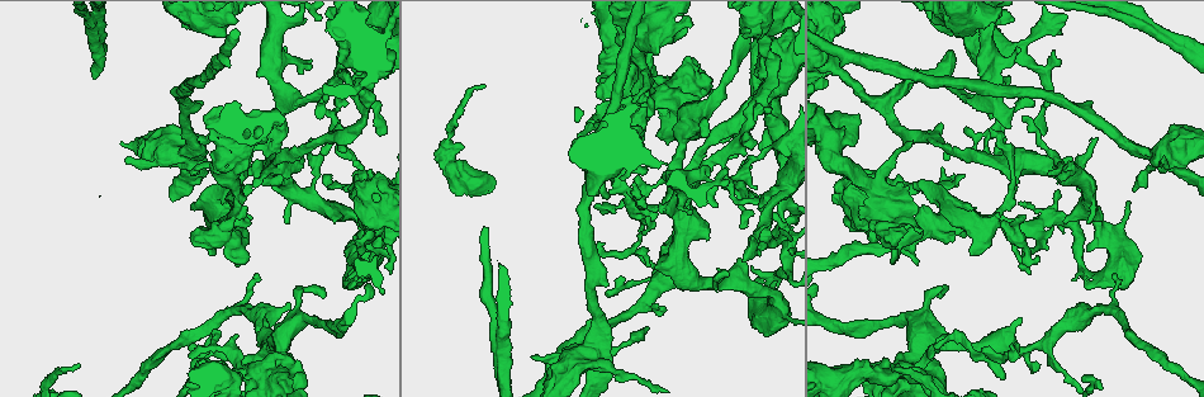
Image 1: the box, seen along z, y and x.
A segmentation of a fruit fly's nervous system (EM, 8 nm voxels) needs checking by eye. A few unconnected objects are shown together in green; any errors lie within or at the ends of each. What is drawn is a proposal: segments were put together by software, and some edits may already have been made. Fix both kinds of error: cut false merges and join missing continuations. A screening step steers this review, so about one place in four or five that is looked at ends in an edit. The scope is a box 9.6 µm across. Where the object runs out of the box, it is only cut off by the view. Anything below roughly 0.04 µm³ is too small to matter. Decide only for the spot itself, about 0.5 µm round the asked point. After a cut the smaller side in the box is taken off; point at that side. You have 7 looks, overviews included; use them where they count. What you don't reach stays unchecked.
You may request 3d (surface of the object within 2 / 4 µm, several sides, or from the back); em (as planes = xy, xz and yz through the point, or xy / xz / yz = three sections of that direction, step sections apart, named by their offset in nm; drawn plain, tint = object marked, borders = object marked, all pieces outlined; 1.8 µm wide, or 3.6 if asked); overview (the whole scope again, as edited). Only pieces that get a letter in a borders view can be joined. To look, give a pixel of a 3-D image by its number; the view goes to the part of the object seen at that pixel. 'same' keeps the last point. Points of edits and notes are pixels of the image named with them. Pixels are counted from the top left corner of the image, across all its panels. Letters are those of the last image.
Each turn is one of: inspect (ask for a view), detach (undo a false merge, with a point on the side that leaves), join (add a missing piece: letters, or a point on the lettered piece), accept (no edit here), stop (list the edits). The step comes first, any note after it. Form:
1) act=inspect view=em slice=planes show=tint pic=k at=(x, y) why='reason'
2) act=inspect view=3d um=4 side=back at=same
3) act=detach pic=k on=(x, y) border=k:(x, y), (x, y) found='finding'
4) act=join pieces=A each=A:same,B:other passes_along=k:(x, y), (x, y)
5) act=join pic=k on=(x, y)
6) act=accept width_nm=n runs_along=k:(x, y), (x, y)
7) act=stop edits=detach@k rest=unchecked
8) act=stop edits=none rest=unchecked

act=inspect view=em slice=planes show=tint pic=1 at=(862, 207) why='branch stops here'

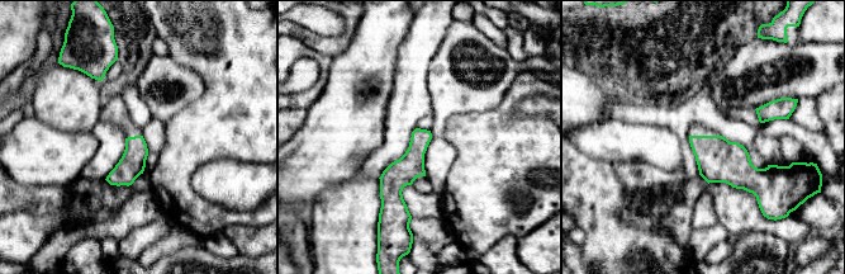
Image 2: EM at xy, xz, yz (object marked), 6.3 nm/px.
act=inspect view=em slice=planes show=borders at=same why='see the neighbours'

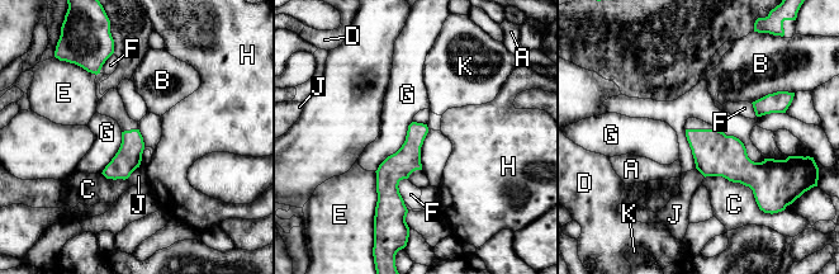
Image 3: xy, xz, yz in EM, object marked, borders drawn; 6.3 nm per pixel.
act=accept longest_contact=G:400nm each=A:other,B:other,C:other,D:other,E:other,F:other,G:other,H:other,J:other,K:other found='no lettered piece goes on from it'

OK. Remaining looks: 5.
act=inspect view=3d um=2 pic=1 at=(688, 119) why='sudden change in width'

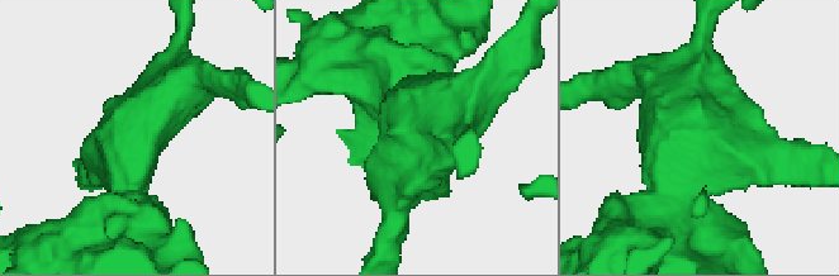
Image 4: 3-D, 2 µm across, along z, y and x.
act=inspect view=em slice=yz step=4 show=tint pic=4 at=(701, 130)

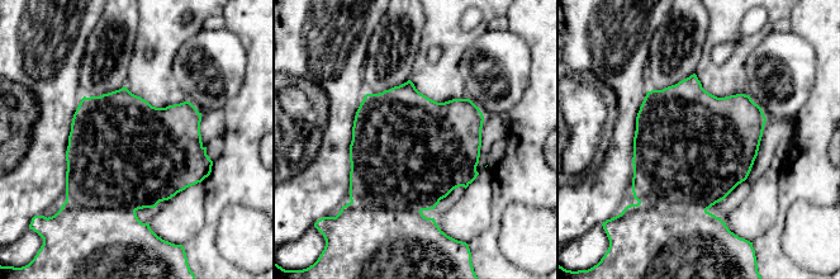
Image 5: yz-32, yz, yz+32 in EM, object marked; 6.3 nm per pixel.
act=inspect view=em slice=planes show=borders at=same why='cut it another way'

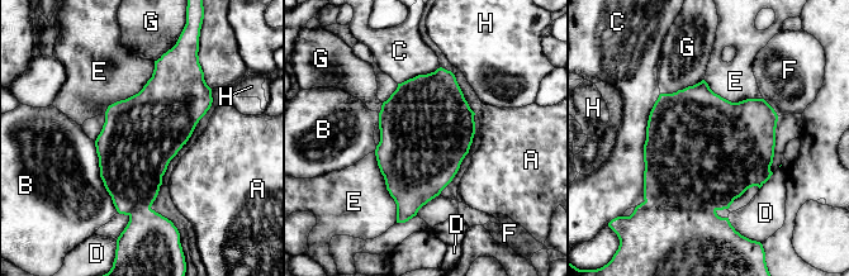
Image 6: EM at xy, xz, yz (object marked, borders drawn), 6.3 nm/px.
act=accept each=A:other,B:other,C:other,D:other,E:other,F:other,G:other,H:other border=6:(155, 61), (147, 82), (104, 114) found='continuous, no second neuron'

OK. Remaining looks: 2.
act=inspect view=em slice=planes show=borders pic=1 at=(78, 365) why='tapers out'

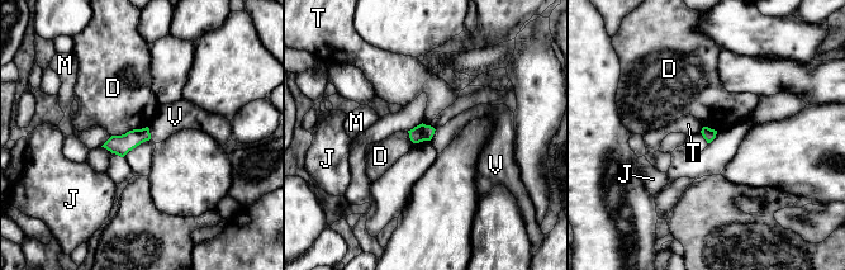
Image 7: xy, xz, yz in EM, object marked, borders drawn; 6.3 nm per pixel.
act=accept each=D:other,J:other,M:other,T:other,V:other found='no lettered piece goes on from it'

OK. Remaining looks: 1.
act=stop edits=none rest=unchecked

